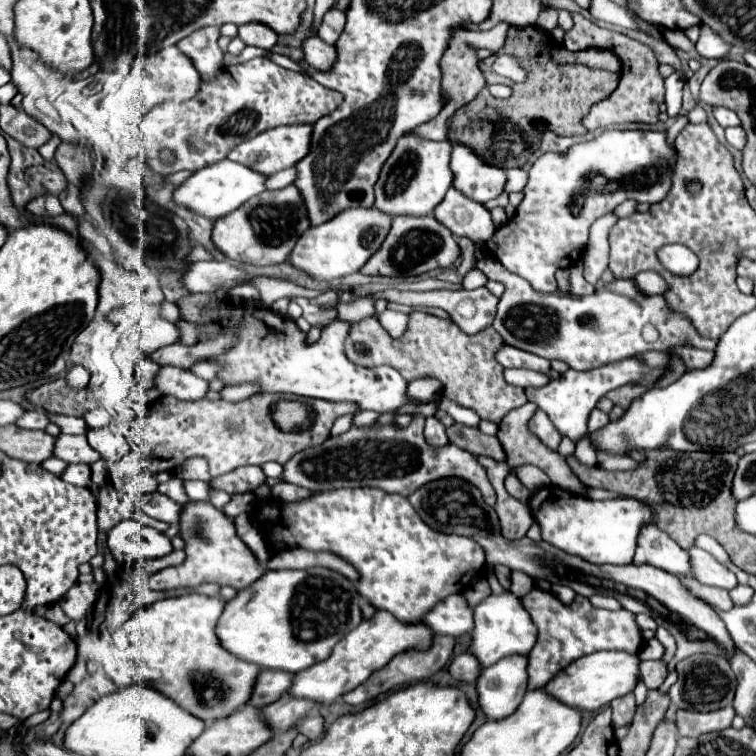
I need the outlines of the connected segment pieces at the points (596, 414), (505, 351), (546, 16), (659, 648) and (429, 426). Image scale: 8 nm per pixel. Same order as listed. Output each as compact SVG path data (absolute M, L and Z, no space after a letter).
M595 407L595 409L591 411L591 417L589 417L589 431L597 431L597 429L601 429L603 425L607 425L607 421L609 421L609 415Z
M505 345L499 353L497 353L497 361L503 365L503 367L523 367L523 369L533 369L533 363L541 359L532 353L527 351L521 351L517 347L509 347Z
M549 7L545 10L542 10L539 15L538 25L541 29L545 29L547 26L556 26L558 22L560 9L556 7Z
M652 638L643 644L638 655L641 660L658 660L661 659L664 652L665 649L661 643Z
M427 417L425 419L425 441L433 447L441 447L447 445L447 435L445 435L445 425L435 419L435 417Z

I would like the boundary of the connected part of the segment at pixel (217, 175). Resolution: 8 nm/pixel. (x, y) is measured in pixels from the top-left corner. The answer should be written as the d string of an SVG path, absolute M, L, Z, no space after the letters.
M223 159L223 161L217 161L215 165L207 165L203 169L193 171L193 175L187 177L173 191L173 203L195 213L195 215L209 217L211 221L217 221L219 217L225 217L231 211L235 211L237 207L241 207L247 199L263 193L265 191L263 183L265 183L265 175L259 175L239 163Z

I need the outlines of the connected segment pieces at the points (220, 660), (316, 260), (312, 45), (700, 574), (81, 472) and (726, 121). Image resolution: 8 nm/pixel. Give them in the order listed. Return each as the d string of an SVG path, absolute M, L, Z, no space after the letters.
M197 593L157 601L141 607L117 631L95 633L91 627L79 641L79 655L95 659L117 687L135 683L153 687L209 725L247 703L259 673L257 665L233 657L219 645L215 623L223 605L219 597Z
M375 207L345 209L331 221L317 227L309 227L307 233L303 233L295 243L295 249L291 251L291 257L287 261L317 281L333 281L345 275L353 275L381 247L389 233L389 227L391 217Z
M317 35L303 41L303 55L309 57L309 65L315 65L319 69L325 69L325 65L335 63L335 47L323 43Z
M691 547L689 549L691 561L693 561L693 575L705 583L705 585L715 585L715 587L723 587L723 589L733 589L737 585L737 577L723 567L711 553Z
M69 465L61 479L71 483L71 485L89 487L89 483L91 483L91 467L89 465Z
M713 107L713 115L715 115L717 123L719 123L723 129L739 125L739 117L737 117L731 109L725 109L725 107Z

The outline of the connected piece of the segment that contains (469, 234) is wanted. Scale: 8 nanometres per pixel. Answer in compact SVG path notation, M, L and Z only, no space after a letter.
M453 187L447 191L445 199L435 207L433 215L453 235L467 237L473 243L485 243L495 231L491 213L481 203L463 197L463 193L455 191Z

